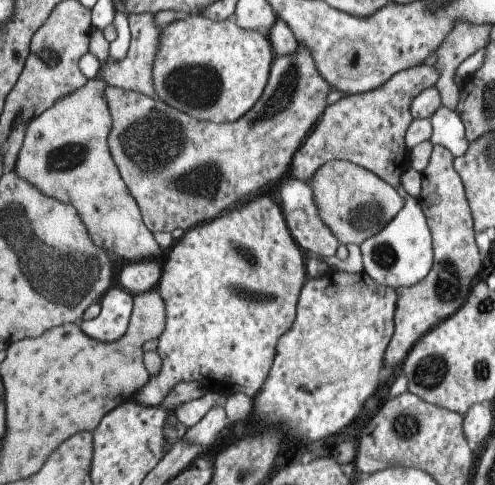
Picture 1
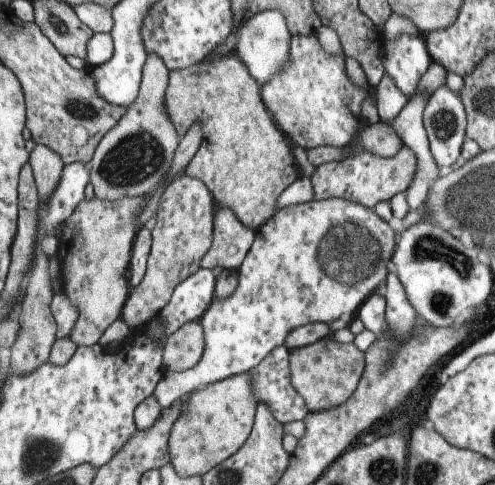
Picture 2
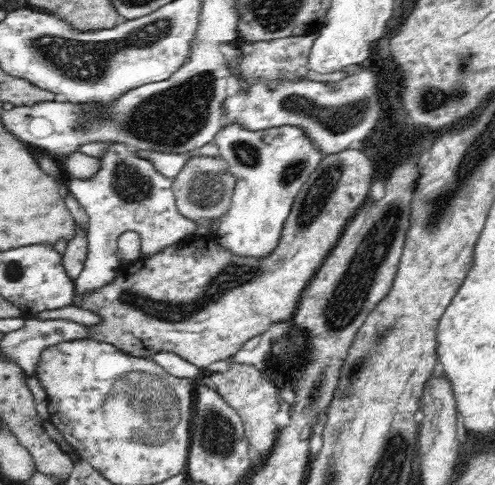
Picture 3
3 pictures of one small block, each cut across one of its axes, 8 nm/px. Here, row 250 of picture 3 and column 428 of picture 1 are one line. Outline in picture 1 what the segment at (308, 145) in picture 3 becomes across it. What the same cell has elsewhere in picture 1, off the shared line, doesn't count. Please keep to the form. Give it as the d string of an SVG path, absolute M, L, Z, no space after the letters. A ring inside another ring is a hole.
M401 188L399 194L403 196L403 208L395 214L395 218L391 218L391 222L387 222L383 230L379 230L379 234L373 234L359 246L363 272L367 272L379 286L395 290L415 286L429 274L433 266L433 238L429 234L419 202L415 198L409 198Z

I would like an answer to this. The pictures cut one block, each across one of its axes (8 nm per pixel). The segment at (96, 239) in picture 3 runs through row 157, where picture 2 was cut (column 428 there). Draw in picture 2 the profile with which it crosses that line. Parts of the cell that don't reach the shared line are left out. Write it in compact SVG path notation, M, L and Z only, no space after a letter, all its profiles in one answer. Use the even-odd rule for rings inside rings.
M447 84L439 86L429 102L425 104L425 112L423 112L423 126L427 130L427 138L429 138L429 148L431 148L431 154L435 158L435 164L437 168L447 168L451 166L459 156L461 156L461 148L463 148L463 142L467 138L467 114L465 114L465 106L459 98L459 94L451 92L447 88Z

